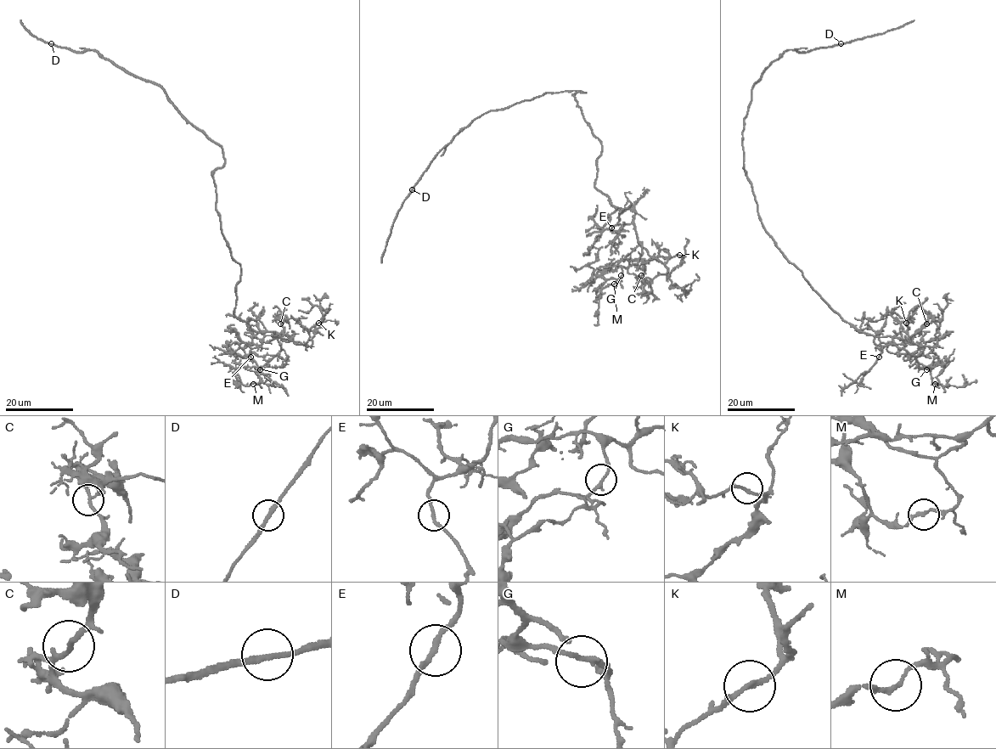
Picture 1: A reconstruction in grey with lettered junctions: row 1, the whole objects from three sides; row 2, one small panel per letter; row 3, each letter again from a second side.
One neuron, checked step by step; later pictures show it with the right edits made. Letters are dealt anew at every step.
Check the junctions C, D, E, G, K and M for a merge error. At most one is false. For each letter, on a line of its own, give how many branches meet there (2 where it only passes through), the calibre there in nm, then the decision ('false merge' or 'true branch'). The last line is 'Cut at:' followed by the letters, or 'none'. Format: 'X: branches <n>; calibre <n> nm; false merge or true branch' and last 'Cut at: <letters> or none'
C: branches 2; calibre 180 nm; true branch
D: branches 2; calibre 200 nm; true branch
E: branches 2; calibre 190 nm; true branch
G: branches 2; calibre 190 nm; true branch
K: branches 2; calibre 180 nm; true branch
M: branches 2; calibre 170 nm; true branch
Cut at: none

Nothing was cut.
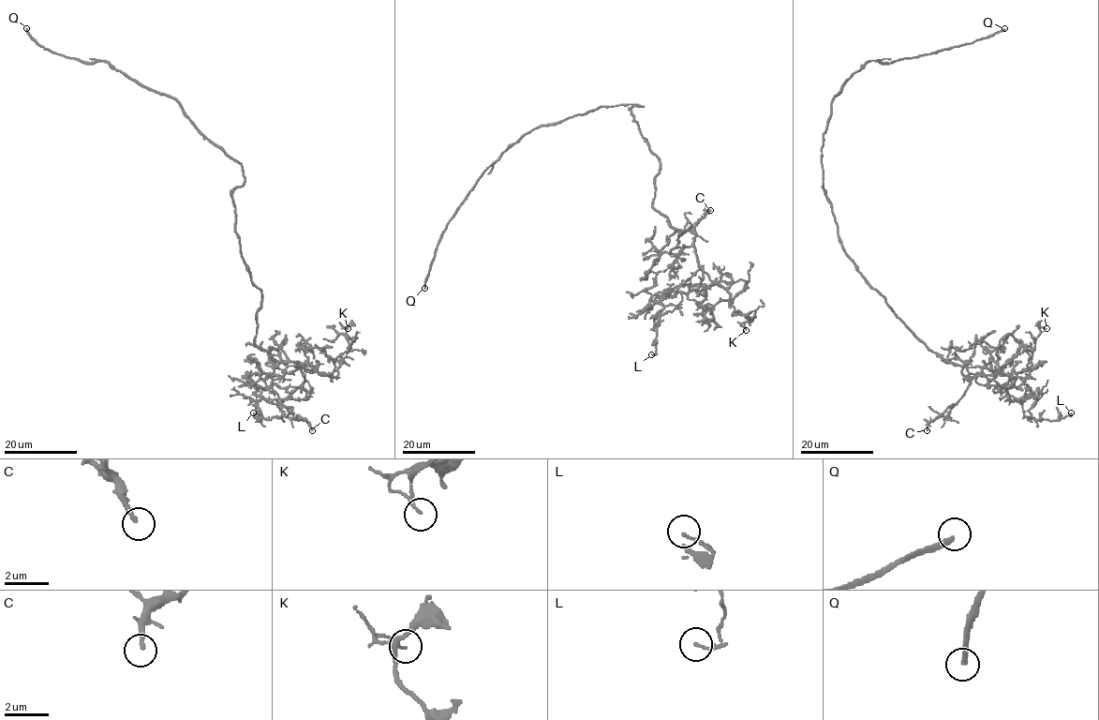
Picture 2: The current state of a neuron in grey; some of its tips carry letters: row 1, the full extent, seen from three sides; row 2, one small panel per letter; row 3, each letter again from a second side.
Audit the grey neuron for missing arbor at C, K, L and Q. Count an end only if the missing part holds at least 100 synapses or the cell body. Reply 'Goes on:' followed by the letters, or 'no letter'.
Goes on: Q

